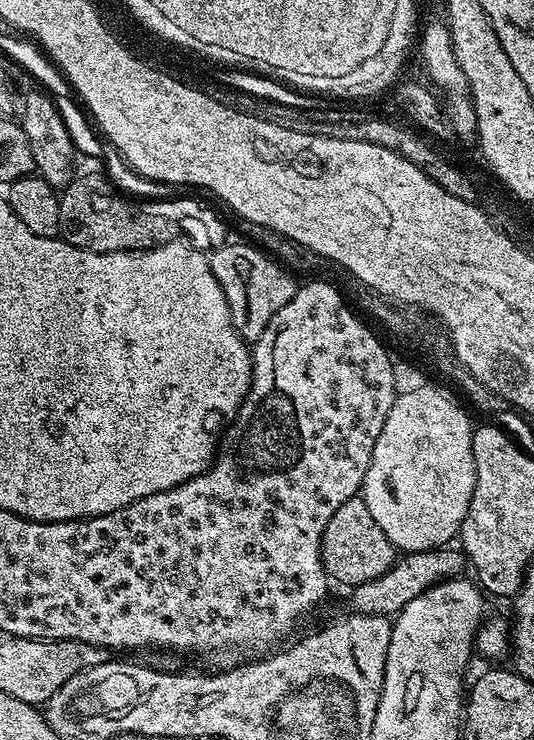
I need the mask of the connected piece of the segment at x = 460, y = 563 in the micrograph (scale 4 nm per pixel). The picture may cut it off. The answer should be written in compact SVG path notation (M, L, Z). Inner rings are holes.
M452 546L431 548L429 552L410 552L401 555L386 574L374 578L365 584L357 584L351 589L353 613L362 616L395 617L403 610L406 602L418 598L430 586L440 583L441 580L455 580L466 568L463 551Z

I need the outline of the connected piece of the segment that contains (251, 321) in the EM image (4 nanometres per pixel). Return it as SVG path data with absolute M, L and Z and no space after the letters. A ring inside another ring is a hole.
M225 242L211 250L212 273L214 278L218 278L218 286L222 286L222 294L226 294L236 333L246 342L262 338L262 330L270 326L270 318L274 318L274 314L278 314L278 310L282 310L282 306L294 298L298 284L292 281L293 273L277 263L271 255L248 242Z

